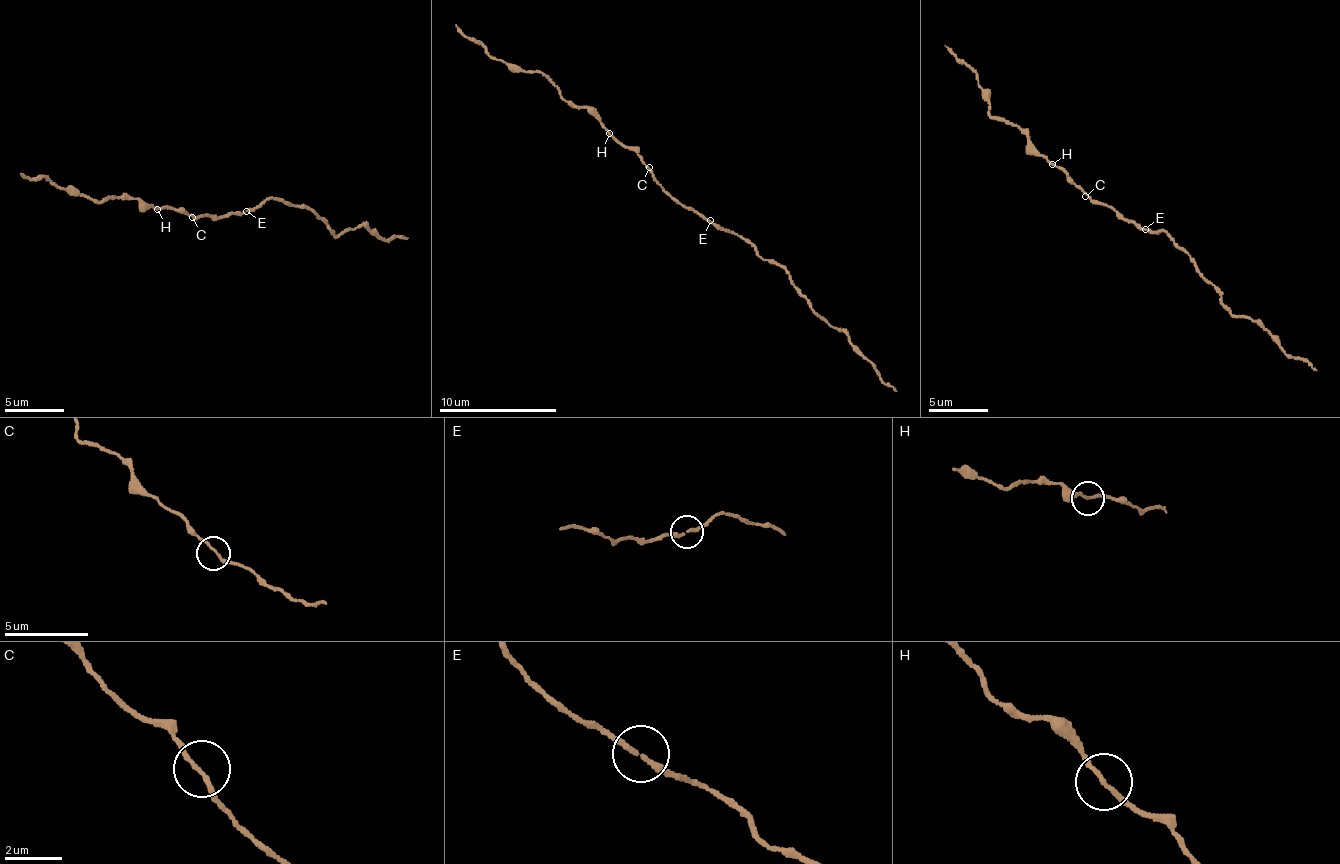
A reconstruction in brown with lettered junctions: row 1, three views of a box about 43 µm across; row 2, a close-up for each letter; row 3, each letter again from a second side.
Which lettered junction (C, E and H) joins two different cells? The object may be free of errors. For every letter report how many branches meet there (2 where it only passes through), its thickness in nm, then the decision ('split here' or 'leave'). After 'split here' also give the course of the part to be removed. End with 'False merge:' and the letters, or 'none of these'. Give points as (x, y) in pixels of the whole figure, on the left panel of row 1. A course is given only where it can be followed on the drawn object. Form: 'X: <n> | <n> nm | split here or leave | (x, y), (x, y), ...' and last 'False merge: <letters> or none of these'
C: 2 | 160 nm | leave
E: 2 | 170 nm | leave
H: 2 | 150 nm | leave
False merge: none of these

